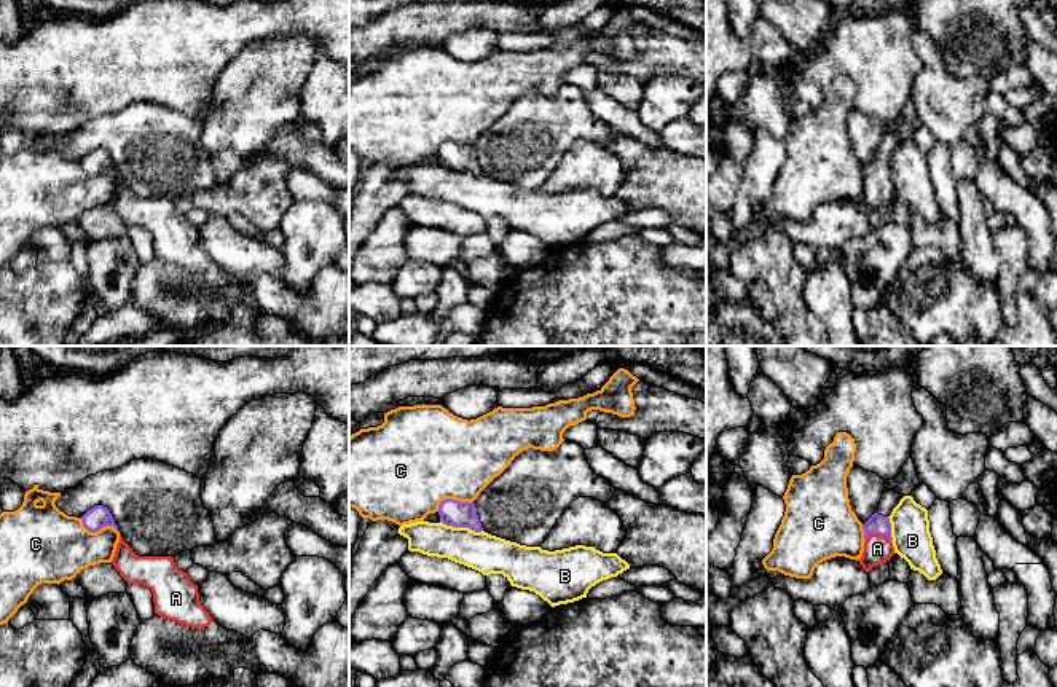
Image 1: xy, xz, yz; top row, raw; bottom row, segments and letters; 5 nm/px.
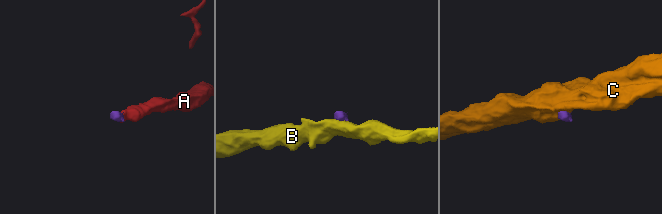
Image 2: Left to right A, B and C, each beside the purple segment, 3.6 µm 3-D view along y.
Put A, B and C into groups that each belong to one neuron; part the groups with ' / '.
A / B / C

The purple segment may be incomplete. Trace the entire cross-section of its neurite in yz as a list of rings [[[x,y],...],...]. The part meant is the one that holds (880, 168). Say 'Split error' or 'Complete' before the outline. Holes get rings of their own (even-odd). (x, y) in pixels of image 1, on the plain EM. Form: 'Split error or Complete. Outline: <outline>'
Split error. Outline: [[[885,131],[878,153],[862,167],[864,172],[864,194],[858,202],[866,215],[874,209],[890,204],[894,198],[890,158],[899,147],[904,137]]]

